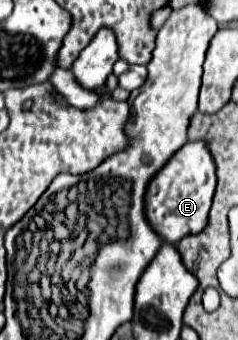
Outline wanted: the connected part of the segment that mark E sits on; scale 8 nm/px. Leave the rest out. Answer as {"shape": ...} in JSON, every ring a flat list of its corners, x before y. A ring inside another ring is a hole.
{"shape":[[188,142,182,146,170,162,152,178,146,194,146,216,164,242,176,244,188,234,198,234,206,228,208,210,212,206,212,196,216,190,216,164,208,146,200,142]]}

